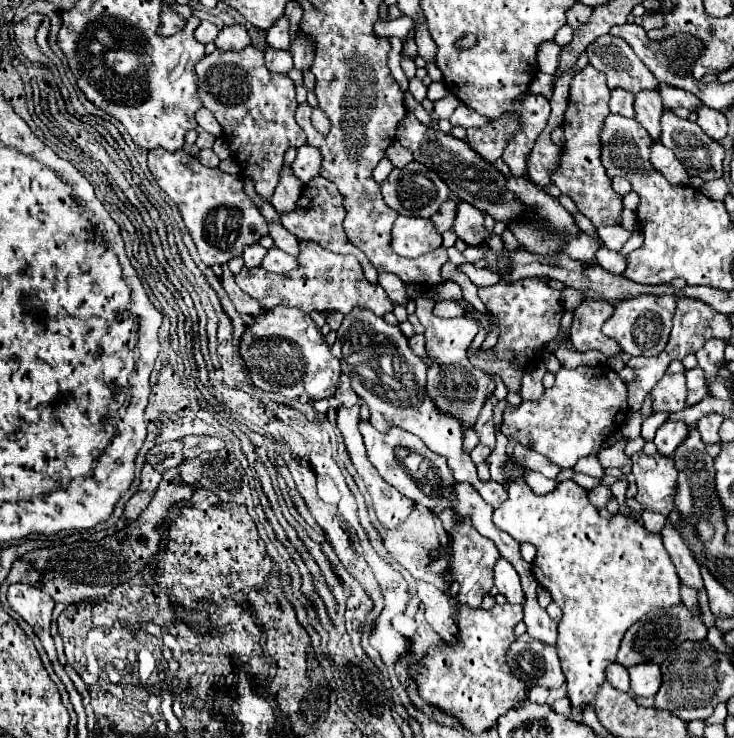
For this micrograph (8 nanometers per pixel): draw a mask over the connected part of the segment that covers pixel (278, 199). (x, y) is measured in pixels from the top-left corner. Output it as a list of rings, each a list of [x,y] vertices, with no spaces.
[[[284,167],[282,173],[280,173],[280,185],[276,187],[276,191],[274,191],[272,199],[270,199],[270,203],[274,205],[278,215],[292,213],[296,209],[300,189],[302,189],[302,185],[300,185],[300,181],[296,181],[290,167]]]

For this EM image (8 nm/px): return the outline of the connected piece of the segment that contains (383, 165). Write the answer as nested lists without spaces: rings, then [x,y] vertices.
[[[382,159],[373,170],[373,178],[378,184],[381,184],[387,179],[390,171],[392,171],[392,163],[388,159]]]

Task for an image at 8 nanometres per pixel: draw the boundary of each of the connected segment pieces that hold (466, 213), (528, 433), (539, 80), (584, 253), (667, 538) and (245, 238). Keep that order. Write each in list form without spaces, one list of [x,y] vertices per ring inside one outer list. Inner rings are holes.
[[[460,201],[458,207],[456,207],[456,217],[454,217],[452,231],[458,235],[458,239],[466,241],[468,245],[484,243],[486,229],[484,229],[482,213],[476,207],[468,205],[466,201]]]
[[[610,367],[560,369],[554,387],[546,389],[538,401],[522,401],[518,407],[504,409],[500,431],[510,441],[542,453],[562,469],[574,467],[578,459],[598,453],[602,439],[625,421],[627,393],[627,385]]]
[[[538,72],[529,87],[527,94],[541,94],[550,100],[553,95],[553,91],[553,76]]]
[[[580,233],[578,239],[572,237],[572,241],[568,243],[568,257],[570,259],[580,259],[580,261],[596,261],[594,253],[598,251],[600,243],[592,237],[588,237],[586,233]]]
[[[668,523],[660,535],[664,539],[664,547],[676,567],[676,573],[678,573],[682,585],[686,585],[694,591],[702,591],[704,583],[700,577],[700,567],[696,565],[696,559],[692,557],[692,553],[688,553],[688,545],[684,545],[684,539]]]
[[[164,149],[150,151],[148,169],[160,189],[178,205],[184,225],[188,227],[200,259],[206,265],[224,265],[232,257],[240,257],[246,245],[258,243],[260,237],[268,235],[266,219],[242,191],[240,175],[222,173],[218,167],[204,167],[196,157],[182,149],[176,153],[168,153]]]

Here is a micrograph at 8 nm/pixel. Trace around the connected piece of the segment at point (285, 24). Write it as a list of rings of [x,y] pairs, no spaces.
[[[286,15],[278,17],[274,25],[266,31],[266,43],[274,49],[288,49],[290,47],[290,19]]]

